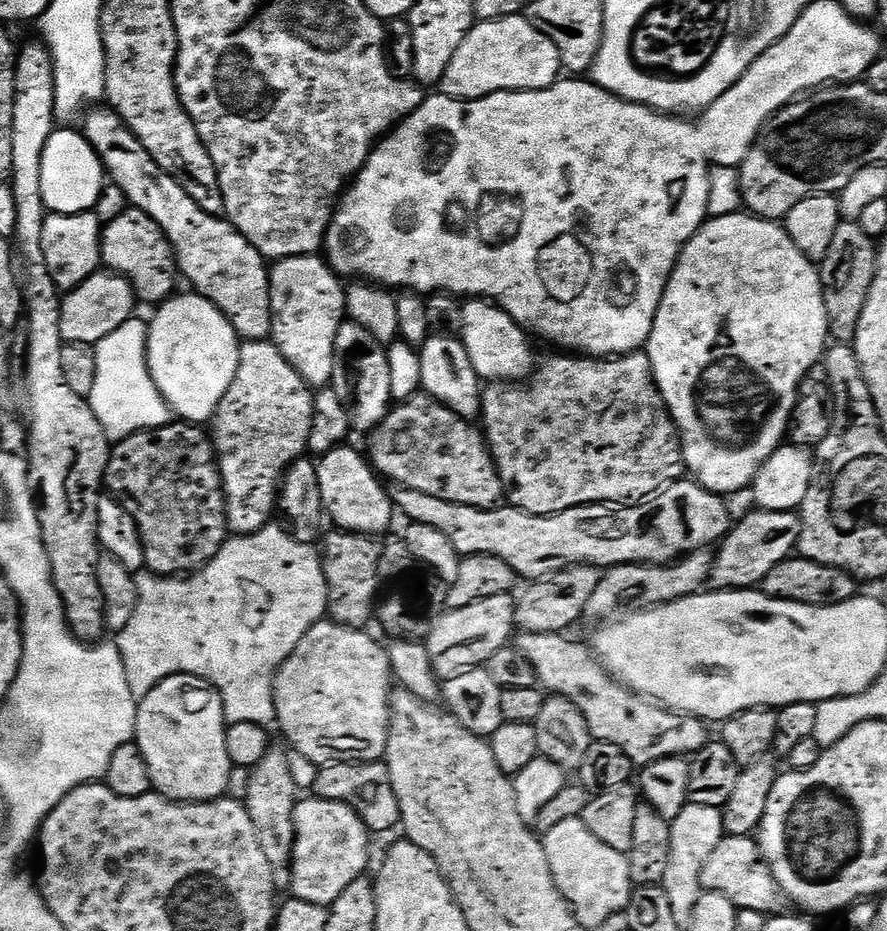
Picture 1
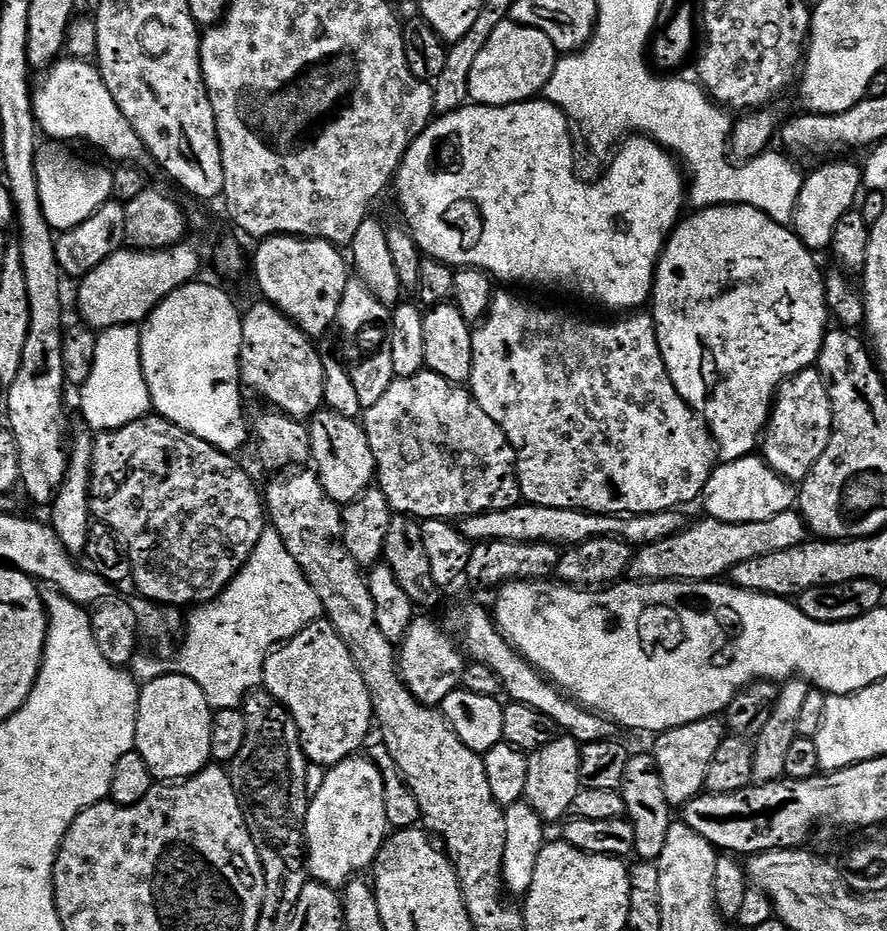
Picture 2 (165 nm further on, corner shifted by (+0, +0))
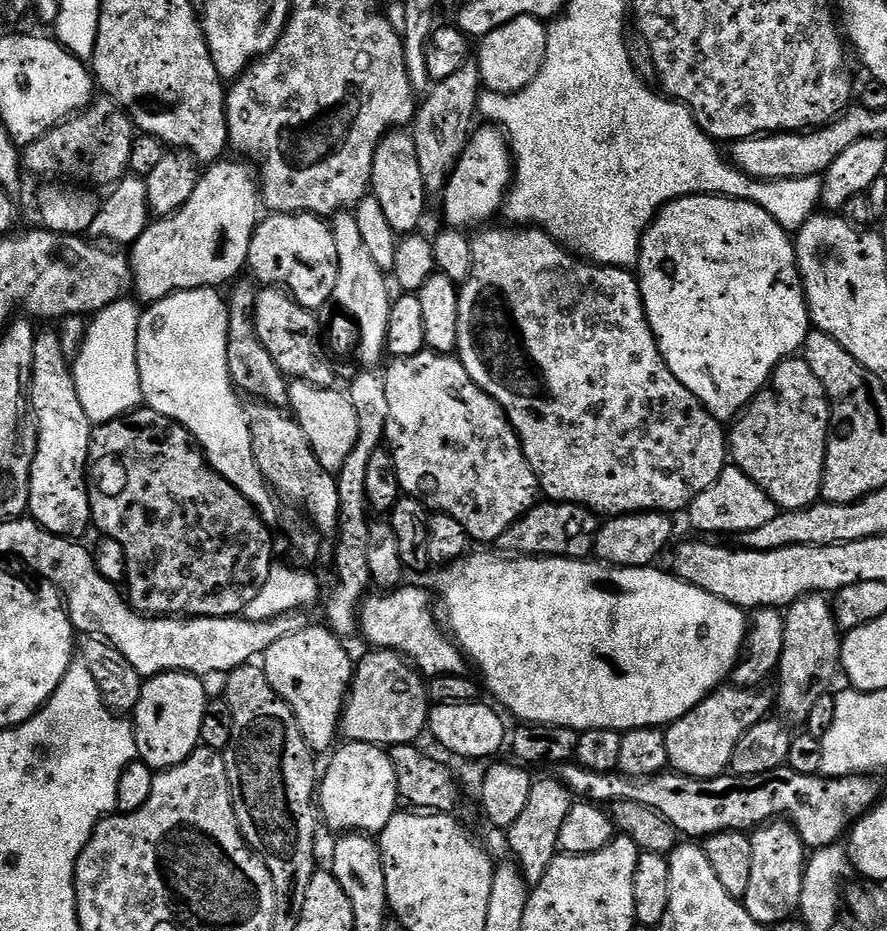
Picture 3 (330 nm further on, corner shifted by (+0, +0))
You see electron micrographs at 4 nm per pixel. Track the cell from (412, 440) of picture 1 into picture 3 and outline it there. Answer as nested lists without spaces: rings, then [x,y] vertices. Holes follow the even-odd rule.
[[[425,350],[410,358],[395,358],[391,363],[392,365],[386,370],[383,369],[382,372],[386,386],[386,410],[388,411],[384,438],[394,458],[401,493],[420,500],[424,503],[425,508],[433,513],[458,518],[458,522],[462,522],[462,526],[466,526],[469,537],[473,541],[481,540],[484,546],[491,545],[499,536],[506,534],[506,530],[510,530],[510,526],[514,526],[514,522],[518,522],[518,518],[526,515],[538,503],[538,497],[541,495],[540,483],[536,480],[534,470],[530,470],[530,462],[526,462],[524,448],[516,436],[516,431],[512,429],[508,416],[498,406],[498,402],[494,398],[490,398],[490,394],[483,392],[474,382],[474,378],[470,378],[470,374],[466,374],[466,366],[462,366],[462,362],[455,355]]]

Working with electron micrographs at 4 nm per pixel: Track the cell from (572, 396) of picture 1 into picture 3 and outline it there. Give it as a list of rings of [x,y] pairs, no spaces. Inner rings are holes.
[[[485,227],[475,233],[477,236],[471,237],[472,273],[460,288],[456,352],[462,366],[466,366],[466,374],[470,374],[477,386],[490,394],[490,398],[494,398],[508,416],[512,429],[516,431],[524,448],[526,462],[530,462],[530,470],[534,470],[536,480],[540,483],[541,493],[549,501],[558,504],[581,504],[583,508],[604,518],[626,516],[629,512],[683,513],[696,501],[698,494],[714,486],[714,482],[722,474],[730,460],[730,440],[726,435],[725,425],[715,420],[705,410],[703,402],[694,398],[694,394],[690,394],[690,390],[686,390],[686,386],[682,386],[682,382],[674,378],[670,366],[662,358],[644,309],[639,279],[627,268],[606,268],[577,258],[539,227],[492,227]]]

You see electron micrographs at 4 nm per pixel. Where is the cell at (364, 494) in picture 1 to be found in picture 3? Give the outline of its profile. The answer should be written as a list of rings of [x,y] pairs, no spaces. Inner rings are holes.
[[[292,380],[288,386],[288,408],[291,415],[302,426],[306,438],[310,438],[310,446],[318,462],[322,462],[326,471],[339,474],[346,458],[350,458],[358,442],[358,414],[354,414],[354,406],[348,400],[347,395],[336,388],[319,388],[316,384],[307,384],[305,380]]]

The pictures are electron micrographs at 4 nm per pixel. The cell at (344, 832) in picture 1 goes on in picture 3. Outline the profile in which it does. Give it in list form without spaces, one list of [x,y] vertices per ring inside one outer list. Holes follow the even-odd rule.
[[[344,742],[331,753],[331,756],[332,761],[325,772],[323,769],[322,779],[318,784],[318,812],[323,823],[325,820],[336,834],[379,834],[388,825],[390,818],[396,815],[400,800],[391,755],[383,747],[374,744]],[[355,796],[361,796],[361,800],[356,800],[353,804],[344,804],[344,800],[352,800]],[[375,796],[380,803],[377,808],[372,805]]]

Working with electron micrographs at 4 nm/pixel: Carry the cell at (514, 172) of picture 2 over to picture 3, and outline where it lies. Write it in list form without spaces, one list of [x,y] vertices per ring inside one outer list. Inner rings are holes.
[[[492,126],[473,131],[460,161],[452,170],[443,189],[444,216],[447,223],[457,230],[475,229],[489,223],[492,215],[501,211],[504,198],[514,179],[514,157],[503,133]]]

